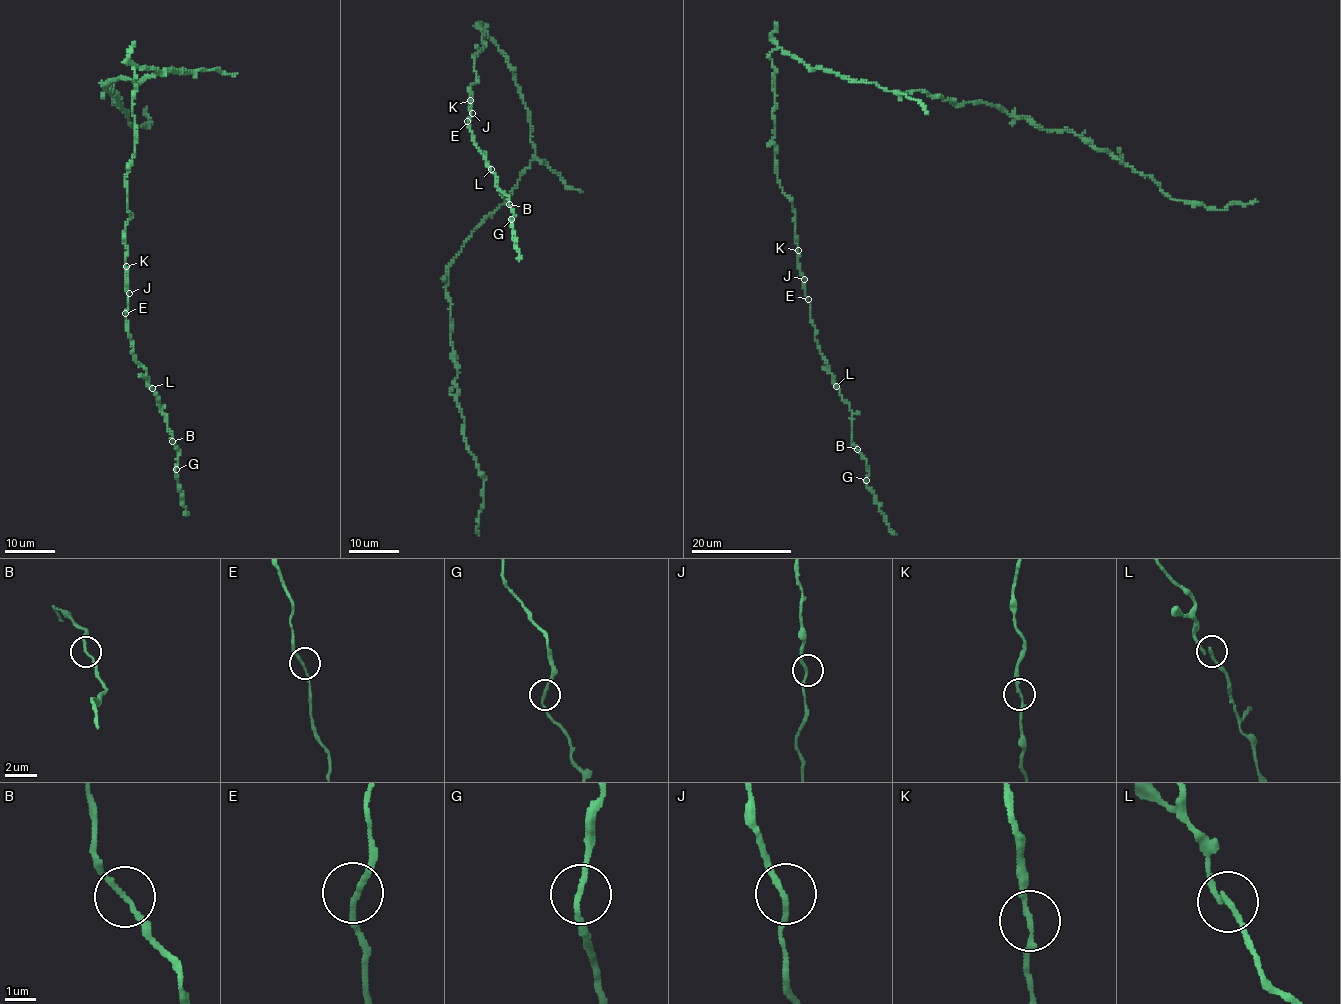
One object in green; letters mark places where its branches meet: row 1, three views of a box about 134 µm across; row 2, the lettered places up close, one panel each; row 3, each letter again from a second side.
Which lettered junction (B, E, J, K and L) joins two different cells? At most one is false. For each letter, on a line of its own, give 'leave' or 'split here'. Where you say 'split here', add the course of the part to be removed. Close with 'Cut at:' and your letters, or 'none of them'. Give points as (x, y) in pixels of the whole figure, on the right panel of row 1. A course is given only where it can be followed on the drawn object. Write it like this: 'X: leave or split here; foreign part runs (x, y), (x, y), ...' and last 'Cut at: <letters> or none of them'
B: leave
E: leave
J: leave
K: leave
L: leave
Cut at: none of them

